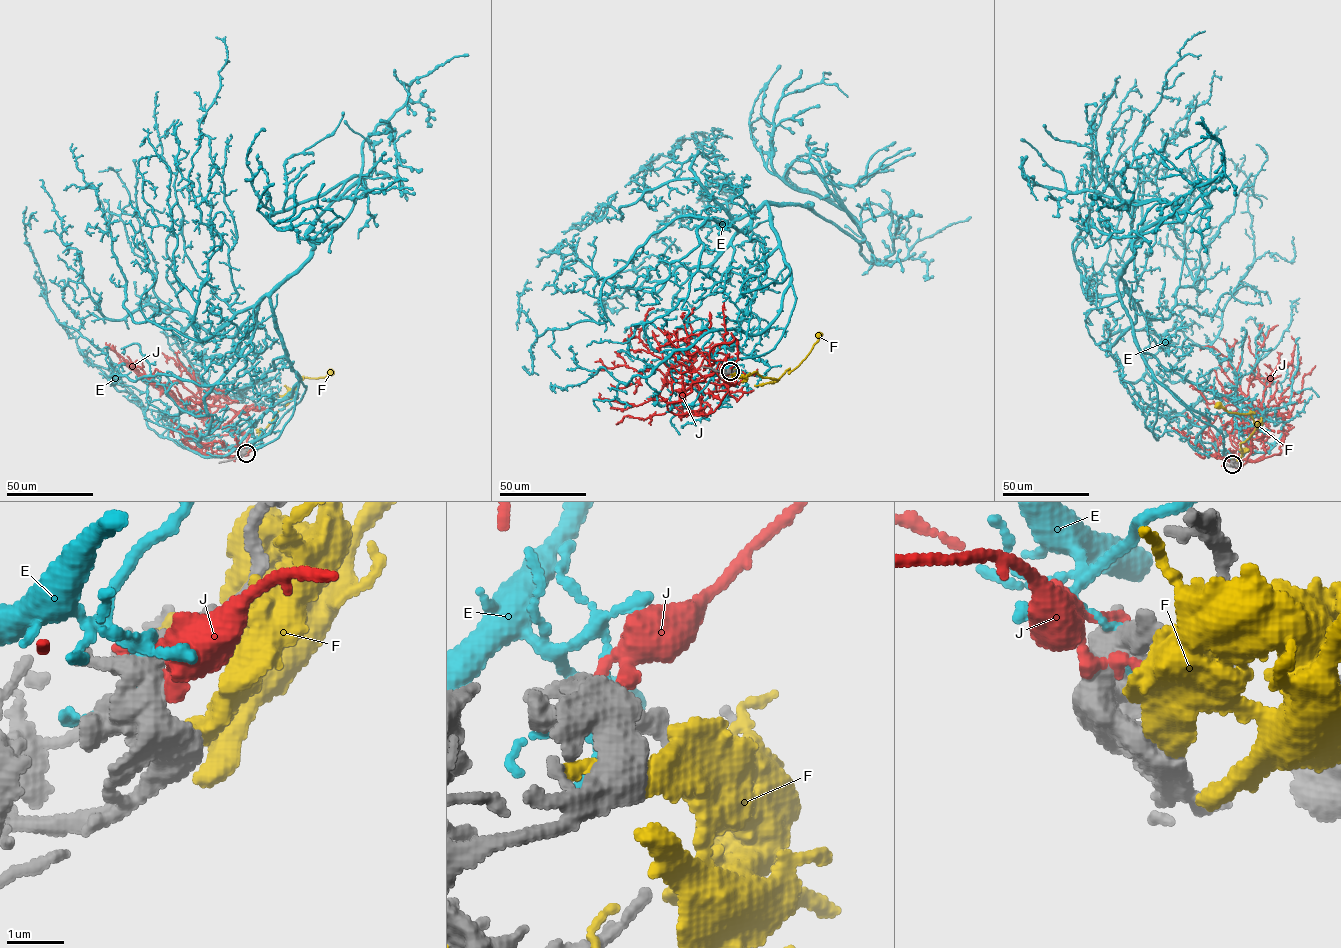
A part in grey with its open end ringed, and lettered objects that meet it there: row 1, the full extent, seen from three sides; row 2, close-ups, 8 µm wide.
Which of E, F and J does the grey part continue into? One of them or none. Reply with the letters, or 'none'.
none

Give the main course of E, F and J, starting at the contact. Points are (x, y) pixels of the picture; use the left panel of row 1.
E: (244, 451), (306, 390), (270, 298), (212, 385), (112, 384), (110, 359), (47, 302), (24, 234), (36, 212)
F: (245, 454), (278, 411), (287, 405), (302, 376), (324, 377), (330, 372)
J: (245, 451), (186, 445), (192, 428), (245, 445), (250, 418), (210, 405), (217, 397), (176, 401), (113, 347)

